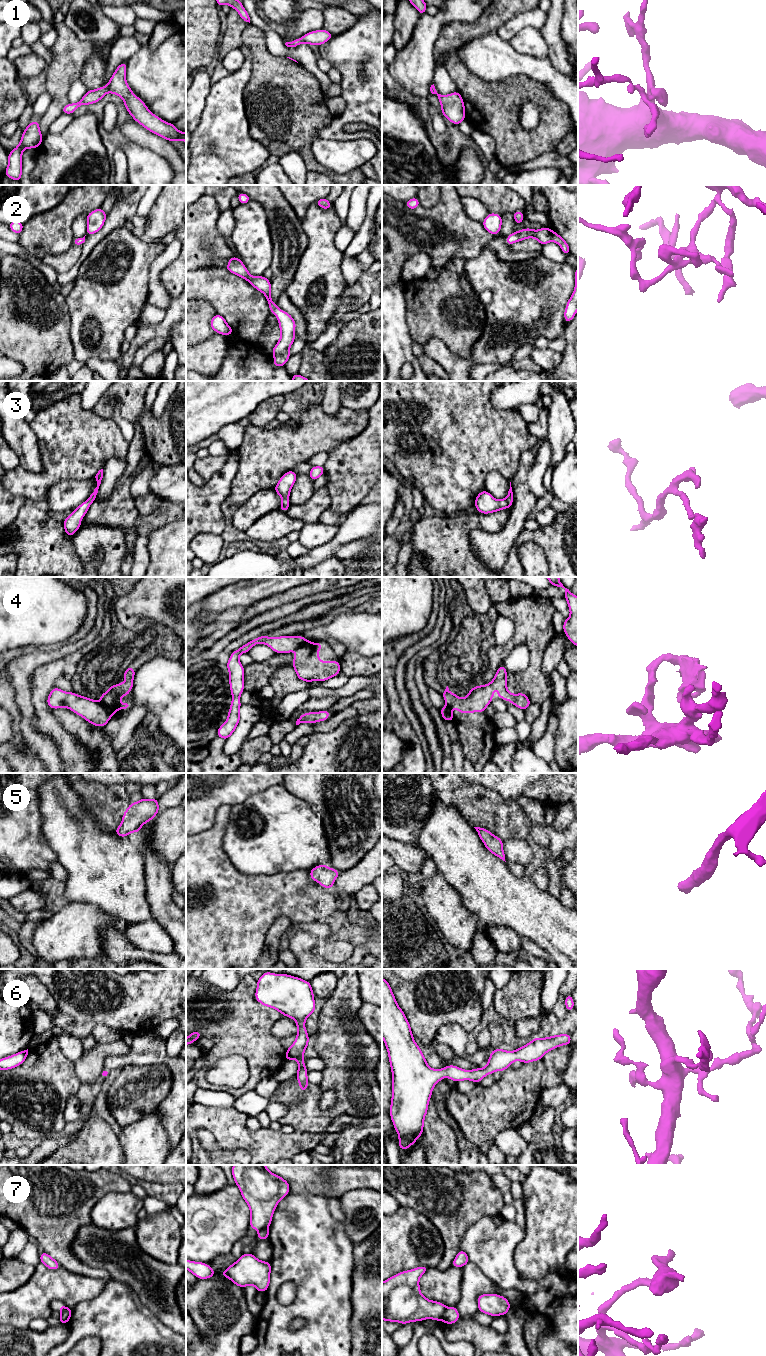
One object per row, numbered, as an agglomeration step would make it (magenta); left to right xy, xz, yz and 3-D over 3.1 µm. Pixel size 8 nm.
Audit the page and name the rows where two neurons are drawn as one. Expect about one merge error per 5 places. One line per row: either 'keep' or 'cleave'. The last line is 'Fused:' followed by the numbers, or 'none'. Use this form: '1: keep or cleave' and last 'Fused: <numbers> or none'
1: keep
2: keep
3: keep
4: cleave
5: keep
6: keep
7: cleave
Fused: 4, 7

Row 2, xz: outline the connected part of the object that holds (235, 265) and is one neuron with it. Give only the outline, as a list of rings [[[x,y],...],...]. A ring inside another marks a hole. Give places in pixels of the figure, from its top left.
[[[235,256],[229,259],[226,270],[242,277],[255,289],[265,295],[270,312],[277,316],[281,332],[281,337],[271,352],[275,358],[273,365],[275,367],[285,366],[287,360],[291,357],[289,349],[295,340],[296,322],[289,313],[281,310],[273,303],[271,298],[271,283],[269,279],[265,278],[263,275],[258,277],[251,276],[241,259]]]

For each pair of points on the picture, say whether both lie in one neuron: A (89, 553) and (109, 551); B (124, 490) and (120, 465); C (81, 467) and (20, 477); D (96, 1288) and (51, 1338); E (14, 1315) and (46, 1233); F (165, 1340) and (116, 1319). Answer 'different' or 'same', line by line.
A: same
B: different
C: same
D: different
E: different
F: same

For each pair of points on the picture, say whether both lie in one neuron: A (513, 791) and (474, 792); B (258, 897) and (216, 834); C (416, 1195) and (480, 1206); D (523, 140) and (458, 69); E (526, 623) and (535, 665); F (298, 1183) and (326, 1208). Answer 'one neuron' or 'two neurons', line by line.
A: two neurons
B: one neuron
C: one neuron
D: one neuron
E: one neuron
F: two neurons

